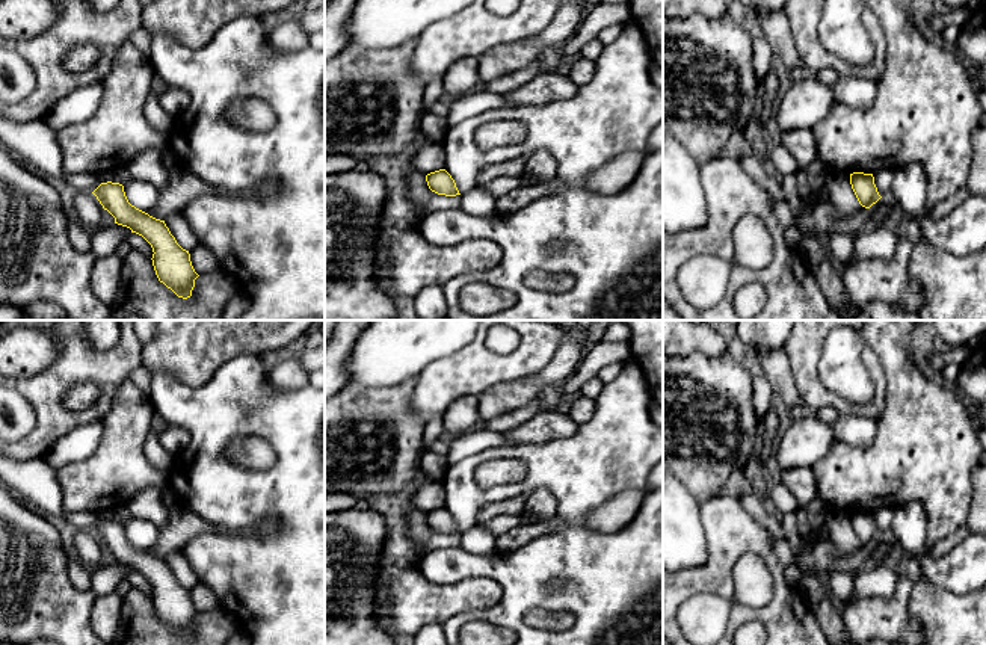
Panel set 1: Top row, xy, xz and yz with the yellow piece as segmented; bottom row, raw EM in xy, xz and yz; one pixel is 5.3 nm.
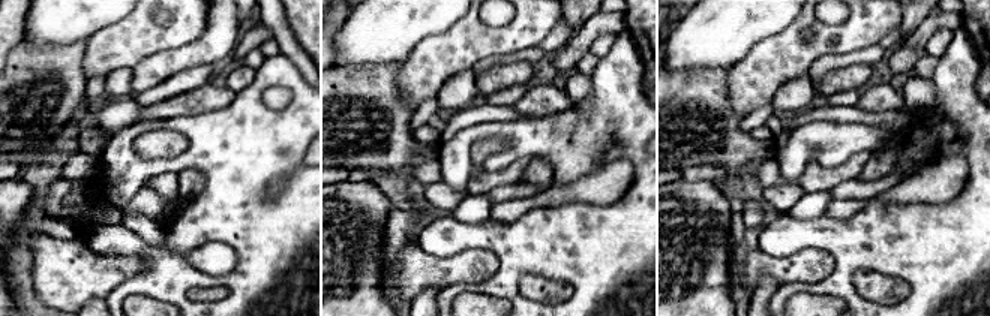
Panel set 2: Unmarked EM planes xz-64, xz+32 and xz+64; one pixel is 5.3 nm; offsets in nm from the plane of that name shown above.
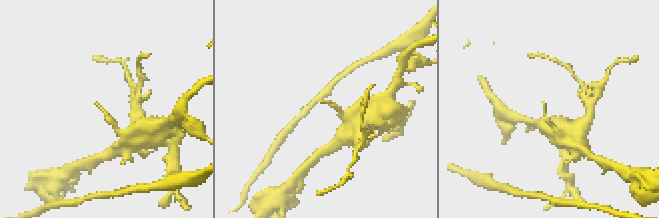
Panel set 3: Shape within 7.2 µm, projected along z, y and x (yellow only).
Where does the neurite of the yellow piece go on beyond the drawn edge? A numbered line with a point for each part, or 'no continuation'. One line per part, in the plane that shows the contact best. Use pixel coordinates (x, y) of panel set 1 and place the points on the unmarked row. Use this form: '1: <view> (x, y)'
no continuation

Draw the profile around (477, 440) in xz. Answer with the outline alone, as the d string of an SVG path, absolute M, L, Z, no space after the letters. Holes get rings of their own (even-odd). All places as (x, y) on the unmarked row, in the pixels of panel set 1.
M479 426L461 435L445 438L448 443L448 465L454 465L465 458L488 450L491 447L506 447L515 444L504 434L488 431L483 426Z

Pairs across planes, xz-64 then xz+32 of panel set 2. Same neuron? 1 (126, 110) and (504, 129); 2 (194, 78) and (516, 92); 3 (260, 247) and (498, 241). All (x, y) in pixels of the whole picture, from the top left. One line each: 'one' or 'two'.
1: two
2: one
3: one

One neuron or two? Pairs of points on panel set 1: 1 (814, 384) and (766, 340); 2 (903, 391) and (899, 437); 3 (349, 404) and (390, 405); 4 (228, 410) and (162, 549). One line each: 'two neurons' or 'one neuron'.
1: two neurons
2: one neuron
3: one neuron
4: two neurons

